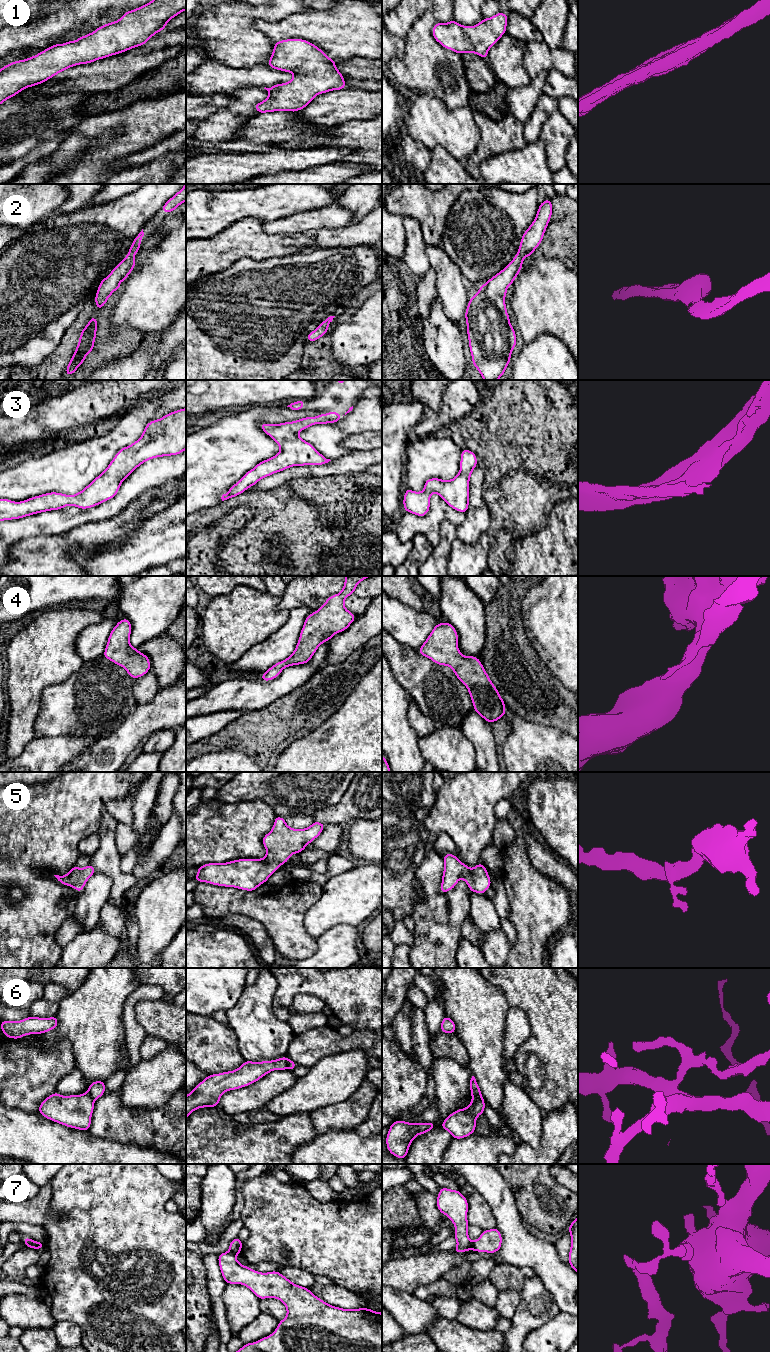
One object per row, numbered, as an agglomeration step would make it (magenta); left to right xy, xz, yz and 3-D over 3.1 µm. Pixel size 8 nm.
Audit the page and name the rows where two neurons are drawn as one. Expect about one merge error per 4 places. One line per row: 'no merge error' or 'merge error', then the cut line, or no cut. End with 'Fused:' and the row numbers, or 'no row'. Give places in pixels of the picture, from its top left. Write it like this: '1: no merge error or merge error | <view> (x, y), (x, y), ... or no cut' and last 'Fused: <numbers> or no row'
1: no merge error | no cut
2: no merge error | no cut
3: no merge error | no cut
4: no merge error | no cut
5: no merge error | no cut
6: merge error | yz (472, 1095), (482, 1098)
7: merge error | xz (229, 1251), (235, 1254)
Fused: 6, 7

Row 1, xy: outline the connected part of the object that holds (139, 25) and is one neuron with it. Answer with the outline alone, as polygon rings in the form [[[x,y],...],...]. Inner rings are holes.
[[[152,0],[137,9],[127,11],[118,21],[98,27],[76,41],[54,44],[25,60],[17,60],[0,69],[0,105],[22,90],[39,85],[60,72],[79,64],[89,64],[143,46],[152,36],[164,30],[170,19],[186,10],[186,0]]]

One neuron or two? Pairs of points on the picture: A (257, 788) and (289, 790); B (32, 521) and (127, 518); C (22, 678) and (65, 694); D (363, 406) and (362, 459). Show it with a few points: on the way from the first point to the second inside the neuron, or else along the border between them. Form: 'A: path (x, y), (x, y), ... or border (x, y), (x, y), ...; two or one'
A: path (265, 788), (281, 788); one
B: border (126, 507), (109, 518), (90, 521), (83, 525); two
C: border (67, 676), (43, 690), (40, 710); two
D: border (353, 450), (343, 456), (331, 459); two

